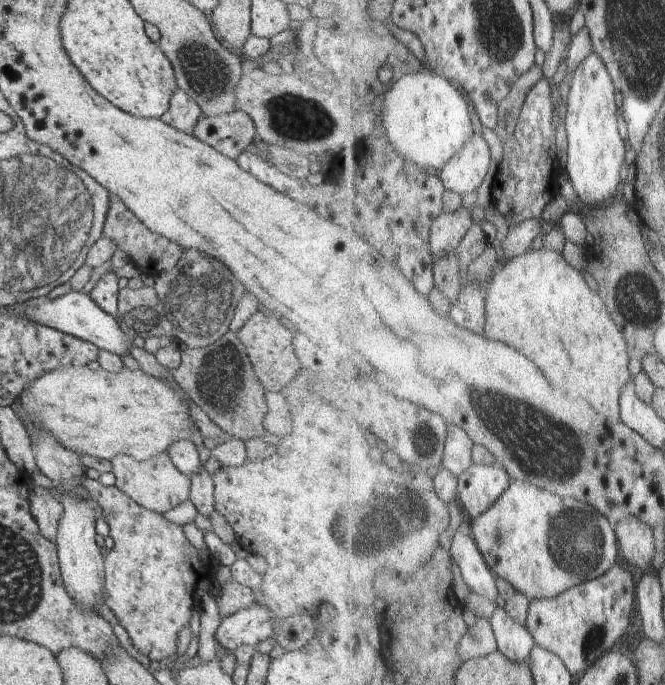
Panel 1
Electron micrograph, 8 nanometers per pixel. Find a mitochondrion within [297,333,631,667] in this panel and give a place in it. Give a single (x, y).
(532, 427)

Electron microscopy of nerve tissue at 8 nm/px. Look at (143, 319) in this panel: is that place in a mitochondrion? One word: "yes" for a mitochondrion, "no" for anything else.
yes

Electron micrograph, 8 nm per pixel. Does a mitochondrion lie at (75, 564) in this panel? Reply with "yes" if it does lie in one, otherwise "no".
no

